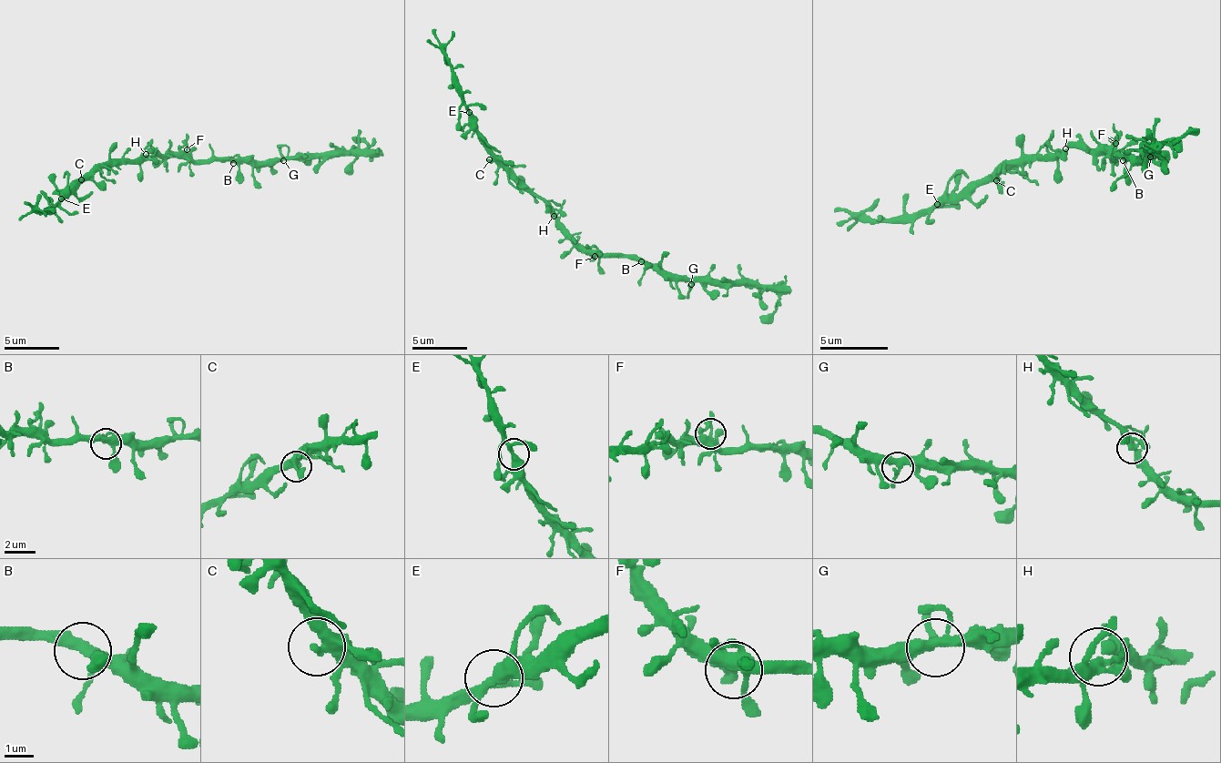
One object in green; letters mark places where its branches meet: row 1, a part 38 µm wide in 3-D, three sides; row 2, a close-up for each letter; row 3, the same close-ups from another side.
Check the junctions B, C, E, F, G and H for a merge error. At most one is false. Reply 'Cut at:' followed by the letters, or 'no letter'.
Cut at: no letter

